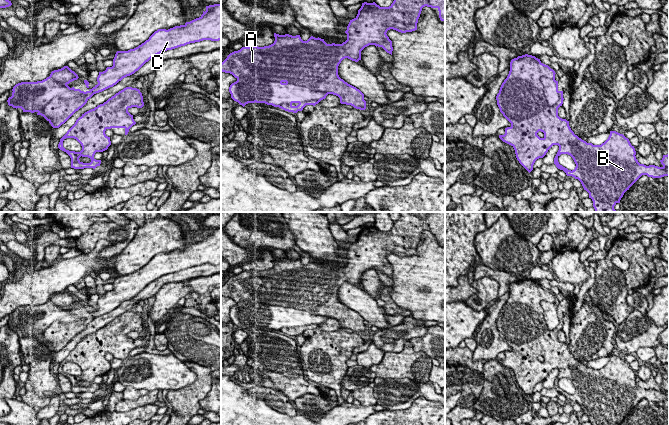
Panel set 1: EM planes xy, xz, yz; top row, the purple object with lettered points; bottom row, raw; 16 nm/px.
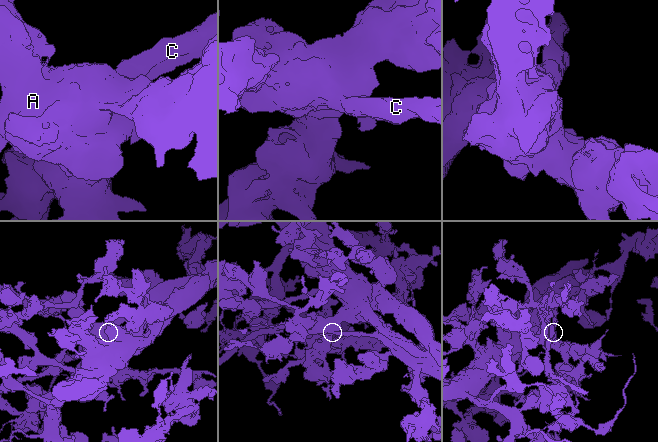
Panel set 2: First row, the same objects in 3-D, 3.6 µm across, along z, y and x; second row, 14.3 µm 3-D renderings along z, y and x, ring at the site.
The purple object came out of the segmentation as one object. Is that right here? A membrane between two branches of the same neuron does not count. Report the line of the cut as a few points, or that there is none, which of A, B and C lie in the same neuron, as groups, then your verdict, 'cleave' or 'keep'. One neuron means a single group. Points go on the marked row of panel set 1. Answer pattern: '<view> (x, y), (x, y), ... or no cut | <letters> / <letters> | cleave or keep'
yz (541, 76), (542, 92), (546, 101), (553, 106) | A B / C | cleave

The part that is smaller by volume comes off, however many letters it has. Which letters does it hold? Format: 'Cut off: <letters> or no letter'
Cut off: C

